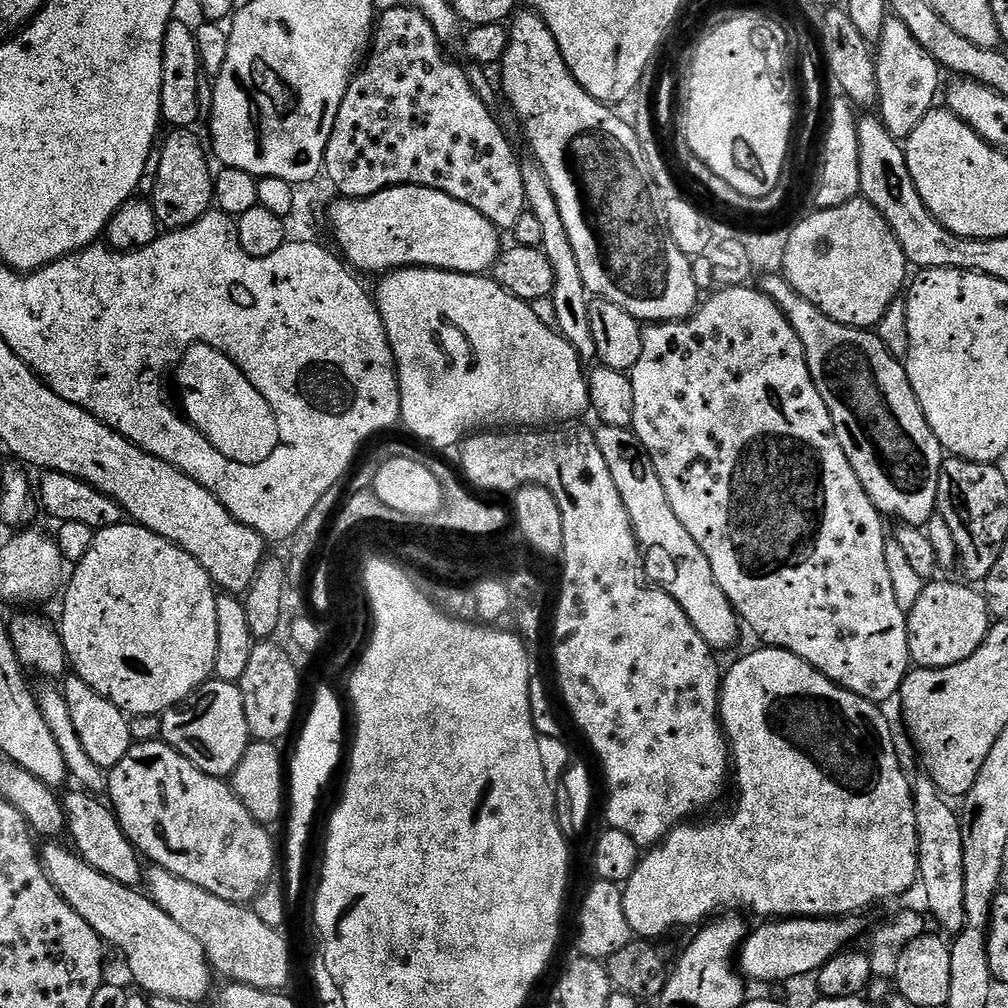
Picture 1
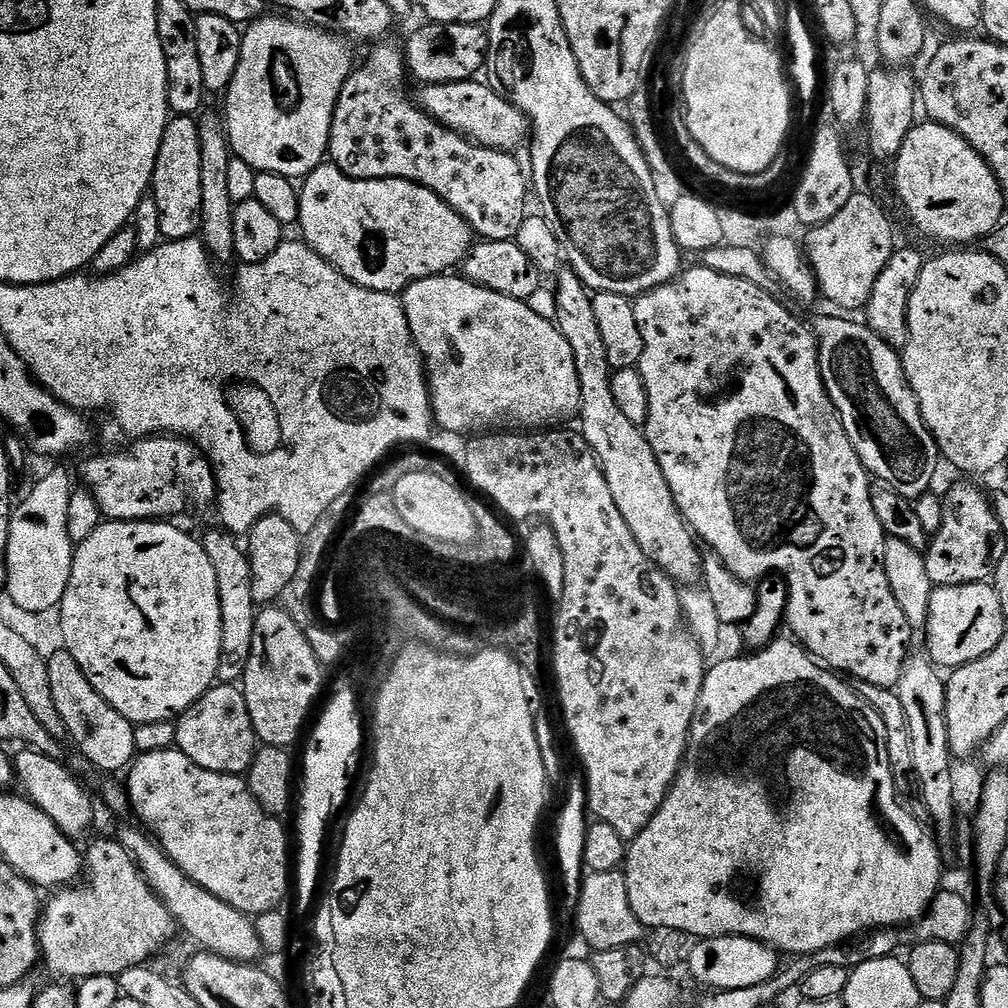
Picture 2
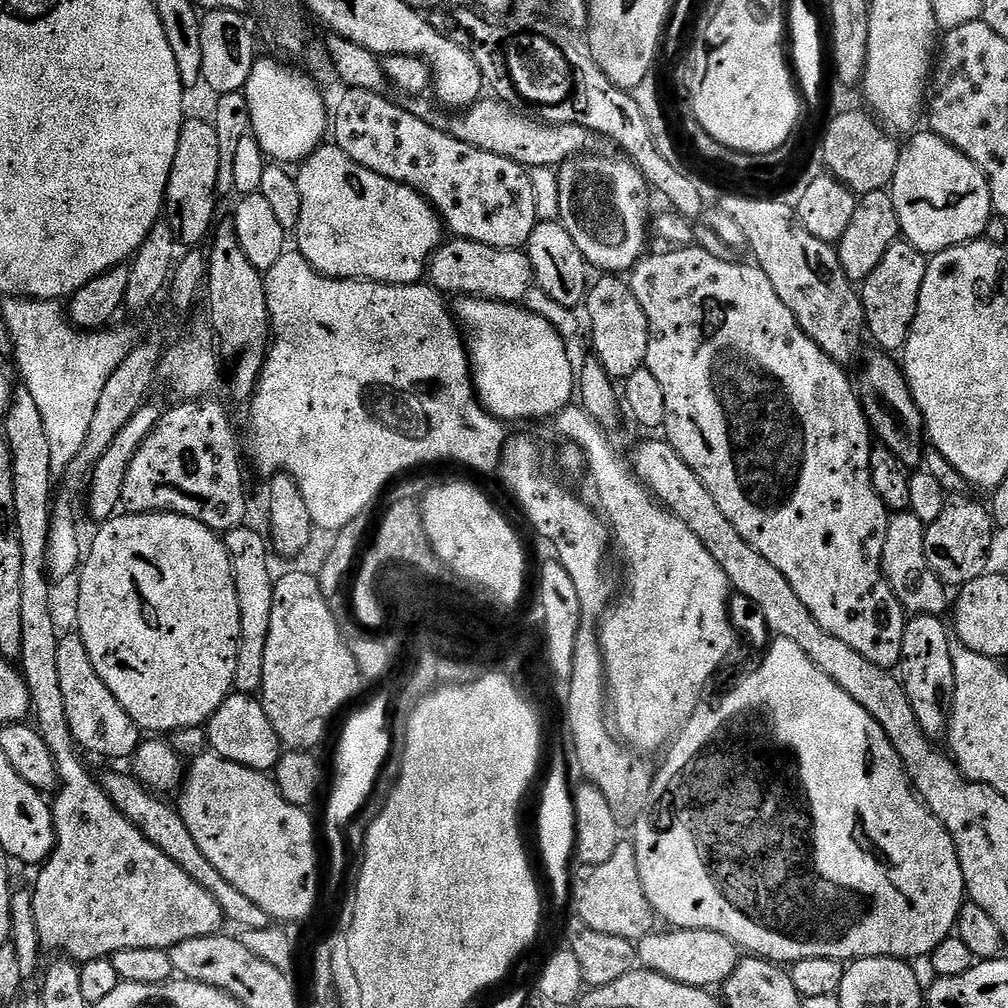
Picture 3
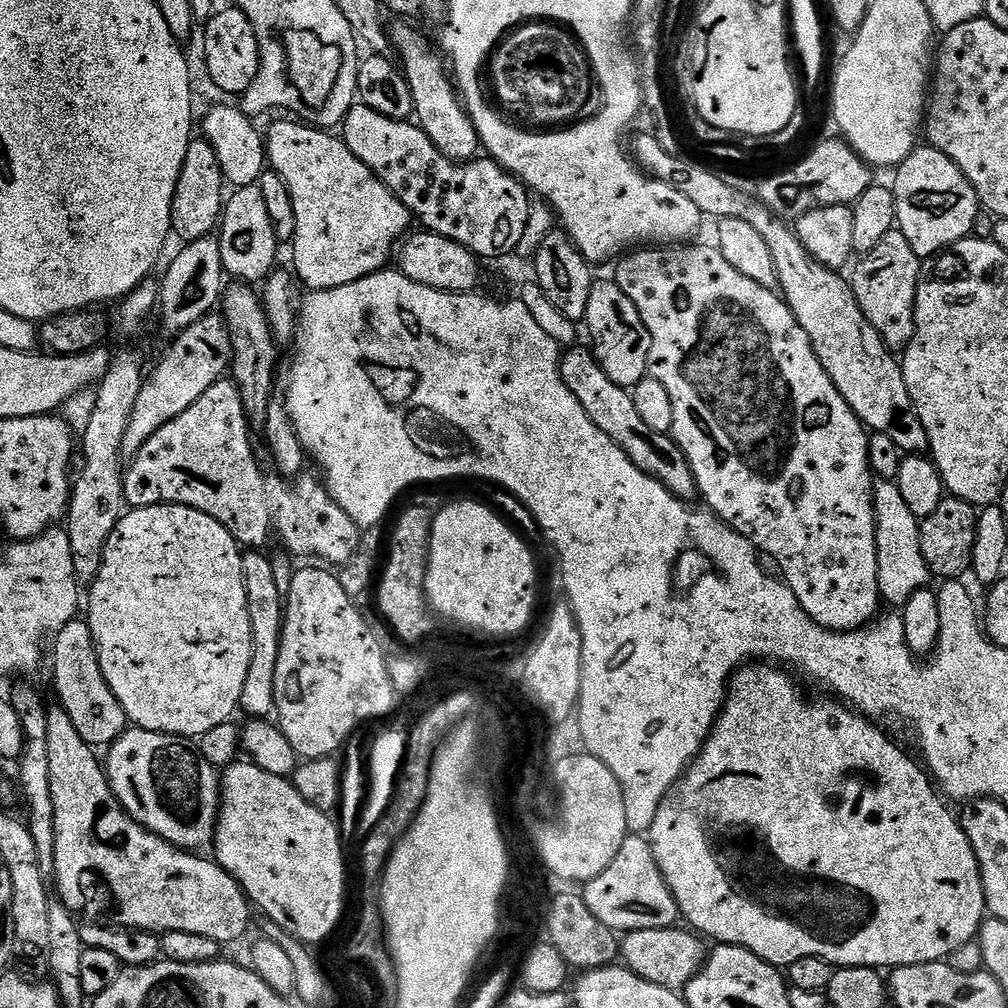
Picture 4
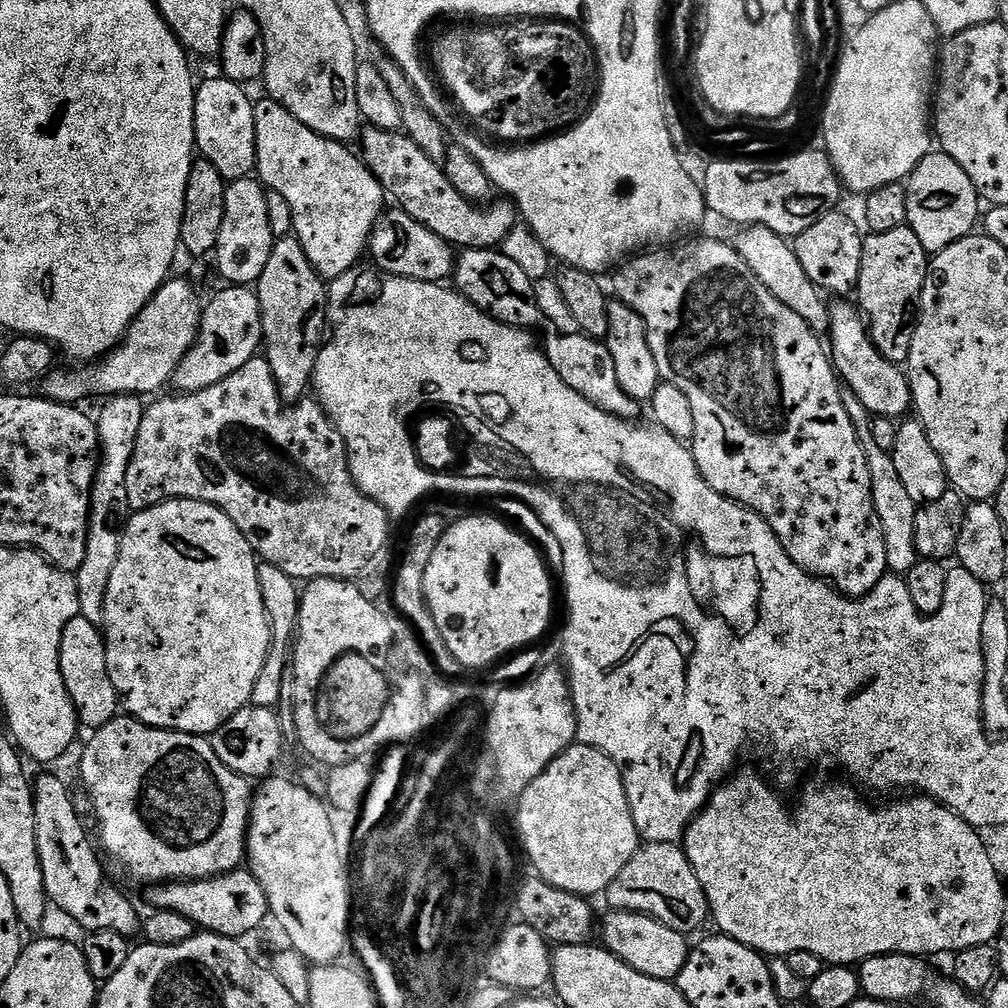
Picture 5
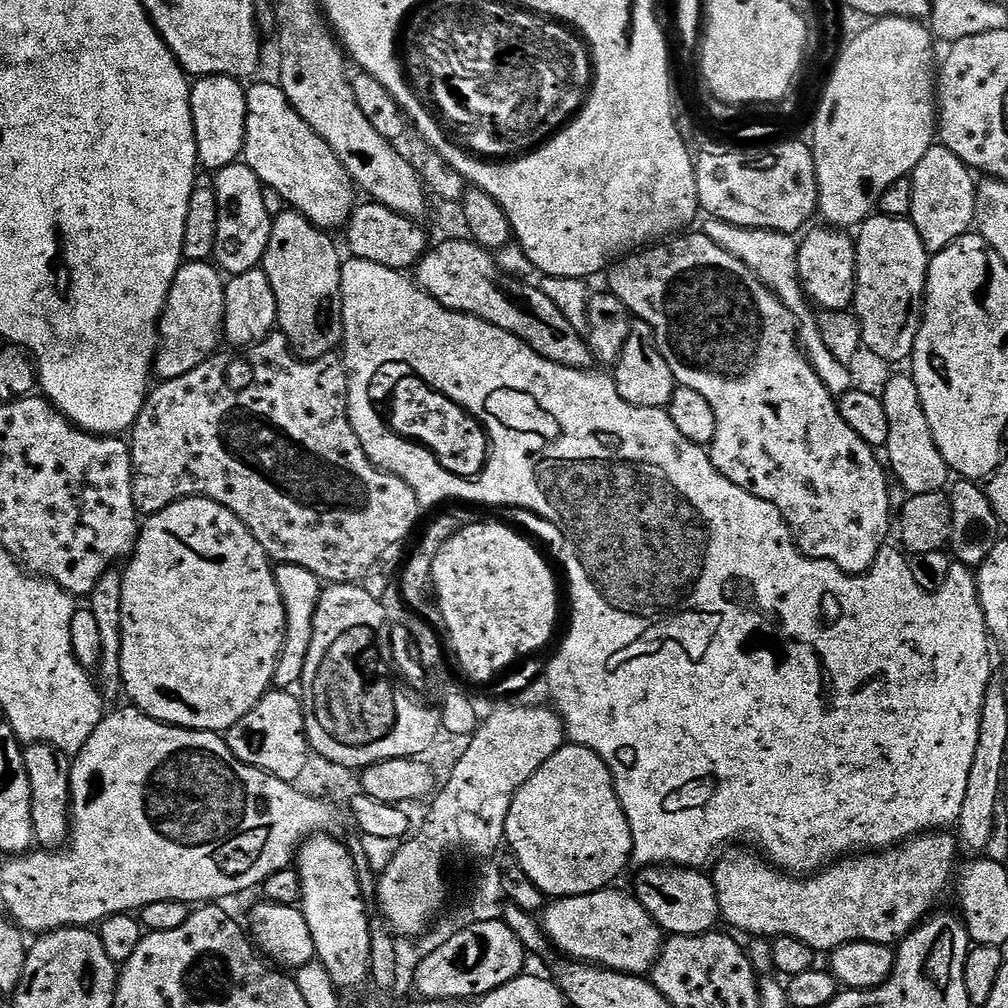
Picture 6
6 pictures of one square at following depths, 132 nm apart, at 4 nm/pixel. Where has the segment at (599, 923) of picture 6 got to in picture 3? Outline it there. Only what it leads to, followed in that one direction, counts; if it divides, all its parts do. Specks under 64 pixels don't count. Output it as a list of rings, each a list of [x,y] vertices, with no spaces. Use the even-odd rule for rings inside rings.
[[[678,928],[664,931],[668,932],[662,933],[661,936],[645,936],[639,941],[638,960],[643,967],[666,974],[666,978],[674,978],[674,982],[715,989],[723,985],[726,978],[730,978],[730,974],[739,966],[742,959],[741,949],[737,948],[734,942],[730,942],[730,938],[714,934],[714,930]]]

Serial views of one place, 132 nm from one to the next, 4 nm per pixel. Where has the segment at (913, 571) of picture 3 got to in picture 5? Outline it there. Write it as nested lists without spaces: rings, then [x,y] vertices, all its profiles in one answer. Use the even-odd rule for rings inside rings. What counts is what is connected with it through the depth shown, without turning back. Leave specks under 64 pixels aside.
[[[847,390],[841,391],[840,397],[846,406],[846,414],[850,414],[850,422],[856,431],[858,442],[866,454],[866,466],[870,466],[870,490],[874,510],[878,514],[878,522],[882,526],[882,534],[886,538],[888,572],[907,574],[918,559],[914,546],[914,518],[918,505],[914,502],[914,498],[910,498],[910,493],[902,487],[891,452],[880,449],[874,443],[874,430],[872,429],[874,418],[868,413],[866,406],[862,406],[862,402],[858,402],[858,398]]]

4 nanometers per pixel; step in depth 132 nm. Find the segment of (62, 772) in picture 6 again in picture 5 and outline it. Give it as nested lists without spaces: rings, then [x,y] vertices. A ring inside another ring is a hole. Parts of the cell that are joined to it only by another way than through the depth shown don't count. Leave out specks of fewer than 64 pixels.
[[[40,776],[34,780],[34,793],[34,831],[48,900],[81,924],[85,933],[114,930],[114,934],[135,937],[142,928],[142,912],[104,877],[104,868],[96,857],[97,845],[94,840],[92,845],[84,829],[67,782],[60,776]]]

